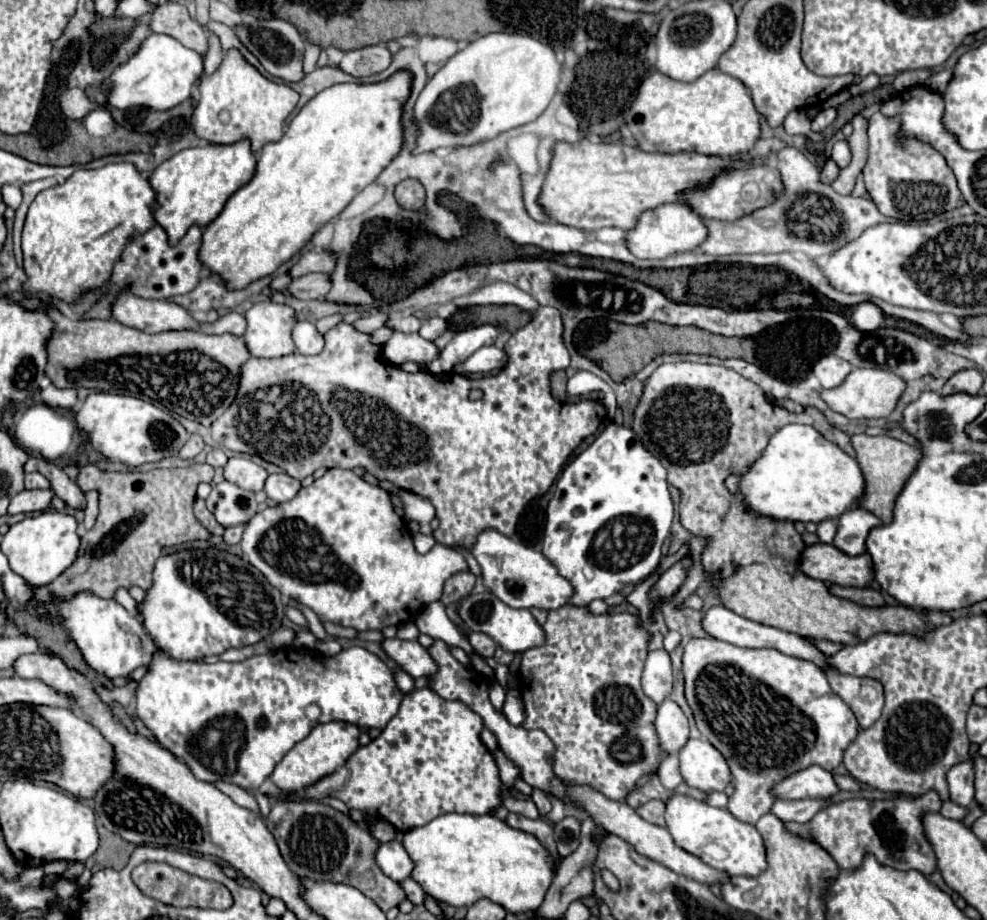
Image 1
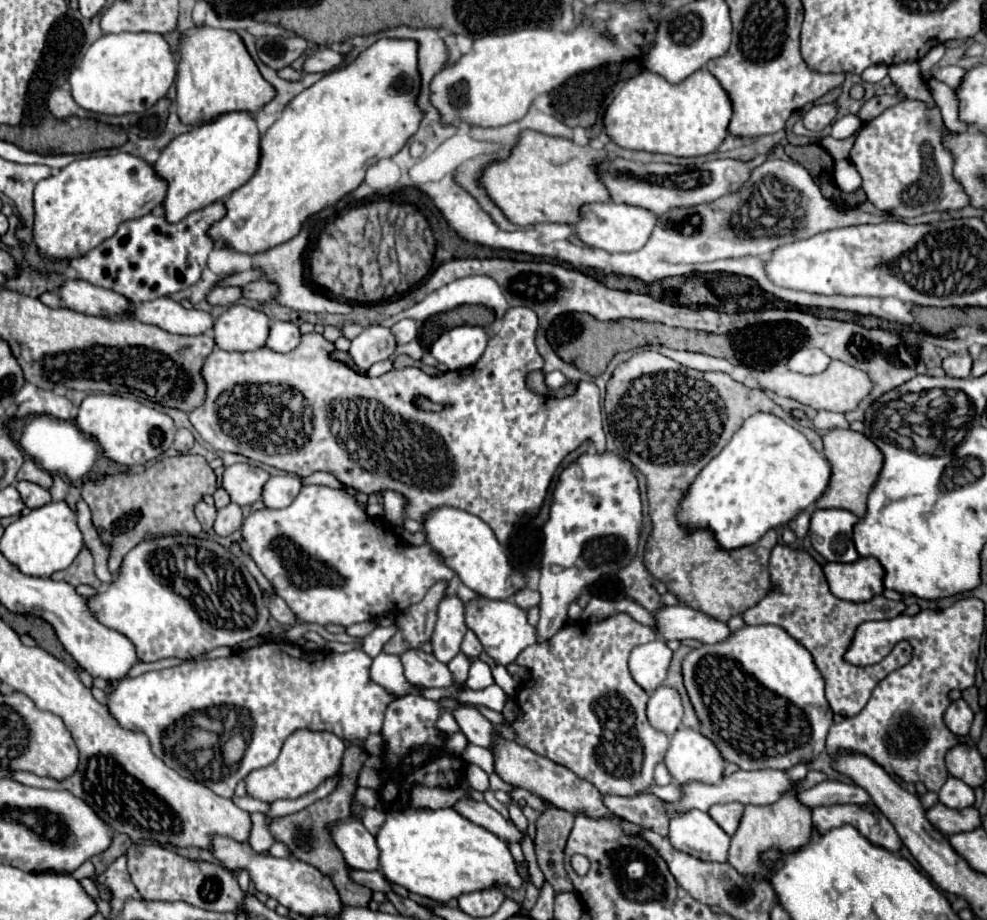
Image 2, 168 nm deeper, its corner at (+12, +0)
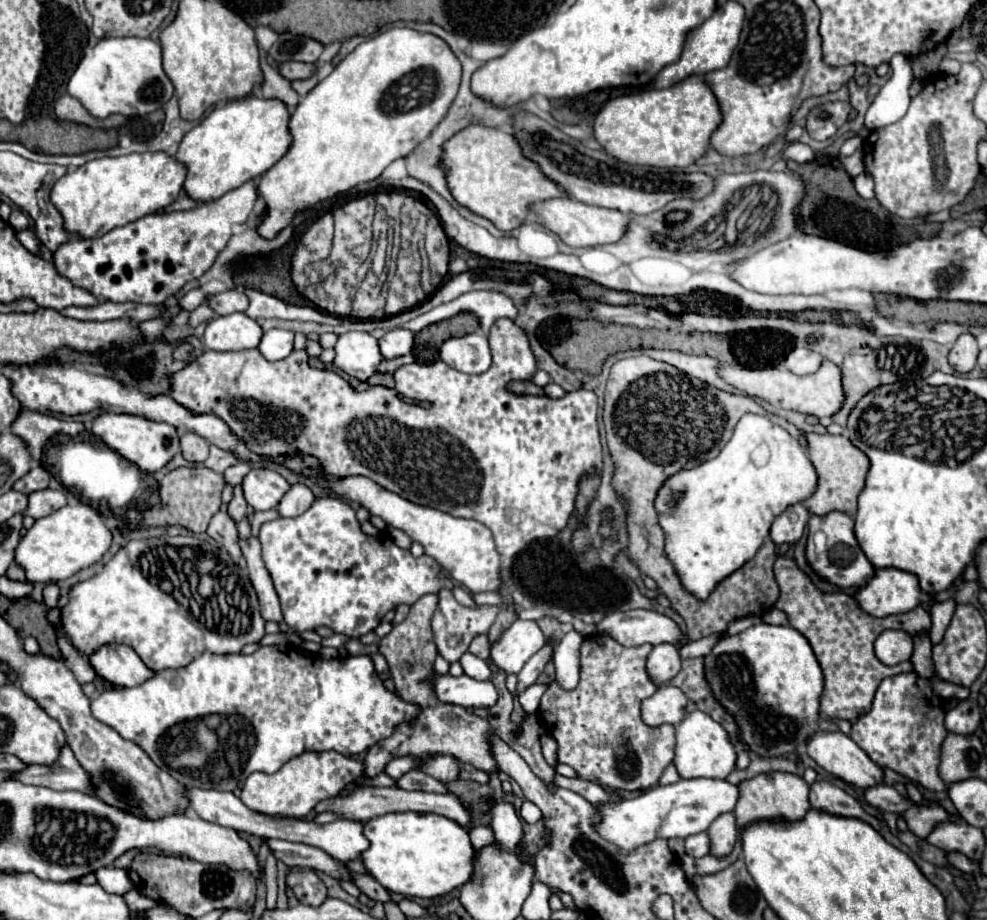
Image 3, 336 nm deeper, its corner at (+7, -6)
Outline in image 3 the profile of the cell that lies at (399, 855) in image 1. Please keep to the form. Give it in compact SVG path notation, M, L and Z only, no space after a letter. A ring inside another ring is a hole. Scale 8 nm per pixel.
M186 787L188 791L188 799L190 799L190 807L204 819L222 827L230 827L238 833L250 833L250 835L258 835L258 837L274 837L274 839L286 839L286 841L298 841L304 845L312 845L318 847L322 851L326 851L328 855L332 855L334 859L340 859L344 863L358 859L358 855L362 855L362 851L366 851L366 847L370 847L370 843L366 843L366 837L362 835L362 827L364 821L358 823L350 823L350 819L340 819L340 821L332 821L326 825L318 825L306 819L292 819L292 817L270 817L258 811L248 809L234 793L226 793L226 791L204 791L204 789L192 789Z

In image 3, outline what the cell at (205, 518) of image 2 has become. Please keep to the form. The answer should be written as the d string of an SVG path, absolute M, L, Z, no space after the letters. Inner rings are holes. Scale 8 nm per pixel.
M218 511L208 529L206 529L206 535L214 541L218 541L222 547L226 547L226 551L232 555L232 559L238 559L240 557L240 545L238 545L238 529L236 529L236 523L222 511Z

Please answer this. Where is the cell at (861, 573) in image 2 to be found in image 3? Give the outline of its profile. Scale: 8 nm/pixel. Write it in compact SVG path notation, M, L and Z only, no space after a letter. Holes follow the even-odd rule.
M892 567L876 569L874 577L854 593L854 599L872 617L906 613L920 603L932 603L932 597L920 591L918 579L912 573Z

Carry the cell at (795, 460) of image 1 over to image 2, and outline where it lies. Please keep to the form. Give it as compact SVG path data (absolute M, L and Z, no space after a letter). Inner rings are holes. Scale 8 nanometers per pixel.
M769 413L751 415L723 447L719 457L713 457L693 479L689 489L677 507L677 523L685 533L697 529L711 531L717 545L725 551L741 549L757 543L769 529L787 525L799 511L813 505L821 493L827 489L831 477L829 463L821 453L813 449L807 437L795 427L787 425L783 419Z

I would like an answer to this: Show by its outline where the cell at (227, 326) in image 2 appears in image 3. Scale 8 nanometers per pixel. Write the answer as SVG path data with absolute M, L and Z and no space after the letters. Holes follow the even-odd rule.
M230 313L214 317L202 337L204 347L212 351L244 351L256 349L264 331L246 313Z

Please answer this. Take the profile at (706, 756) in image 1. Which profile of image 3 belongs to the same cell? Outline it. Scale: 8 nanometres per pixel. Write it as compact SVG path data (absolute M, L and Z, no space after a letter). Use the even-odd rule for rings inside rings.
M692 711L686 719L676 727L676 757L674 757L676 771L682 779L692 777L718 777L726 779L736 767L736 751L732 741L728 739L726 731L710 719L702 711Z

